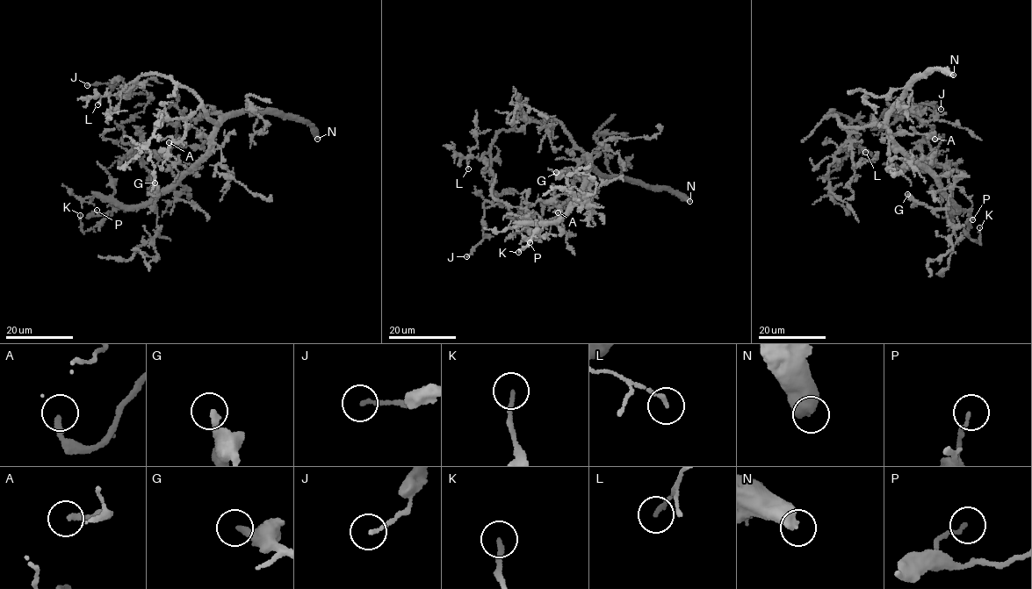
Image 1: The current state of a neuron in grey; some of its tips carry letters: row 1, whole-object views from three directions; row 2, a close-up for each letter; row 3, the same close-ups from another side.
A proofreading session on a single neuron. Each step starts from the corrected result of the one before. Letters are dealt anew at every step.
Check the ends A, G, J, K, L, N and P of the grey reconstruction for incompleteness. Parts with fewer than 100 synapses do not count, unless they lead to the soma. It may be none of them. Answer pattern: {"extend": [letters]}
{"extend": ["G", "N"]}

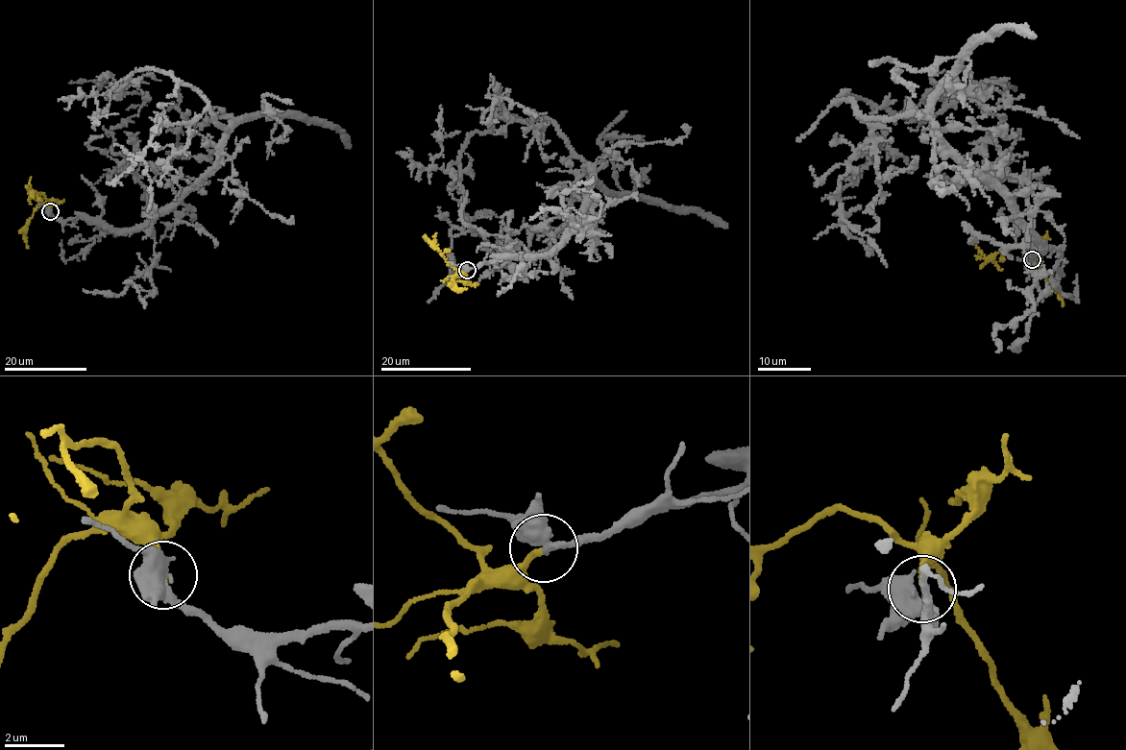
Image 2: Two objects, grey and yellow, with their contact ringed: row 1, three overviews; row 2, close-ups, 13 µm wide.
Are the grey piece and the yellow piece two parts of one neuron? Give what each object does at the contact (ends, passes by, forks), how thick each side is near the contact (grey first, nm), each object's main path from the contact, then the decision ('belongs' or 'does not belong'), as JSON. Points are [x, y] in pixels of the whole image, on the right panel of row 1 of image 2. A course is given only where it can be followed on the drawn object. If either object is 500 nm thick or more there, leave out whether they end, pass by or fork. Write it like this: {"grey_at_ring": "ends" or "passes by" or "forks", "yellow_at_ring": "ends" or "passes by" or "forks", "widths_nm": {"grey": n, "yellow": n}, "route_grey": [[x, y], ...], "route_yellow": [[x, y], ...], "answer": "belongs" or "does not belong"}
{"grey_at_ring": "passes by", "yellow_at_ring": "ends", "widths_nm": {"grey": 480, "yellow": 190}, "route_grey": [[1032, 259], [1045, 245], [927, 113], [869, 119], [836, 101], [927, 120], [978, 84], [1001, 122], [986, 137]], "route_yellow": [[1032, 259], [1031, 253], [1017, 245], [988, 257], [972, 244]], "answer": "belongs"}

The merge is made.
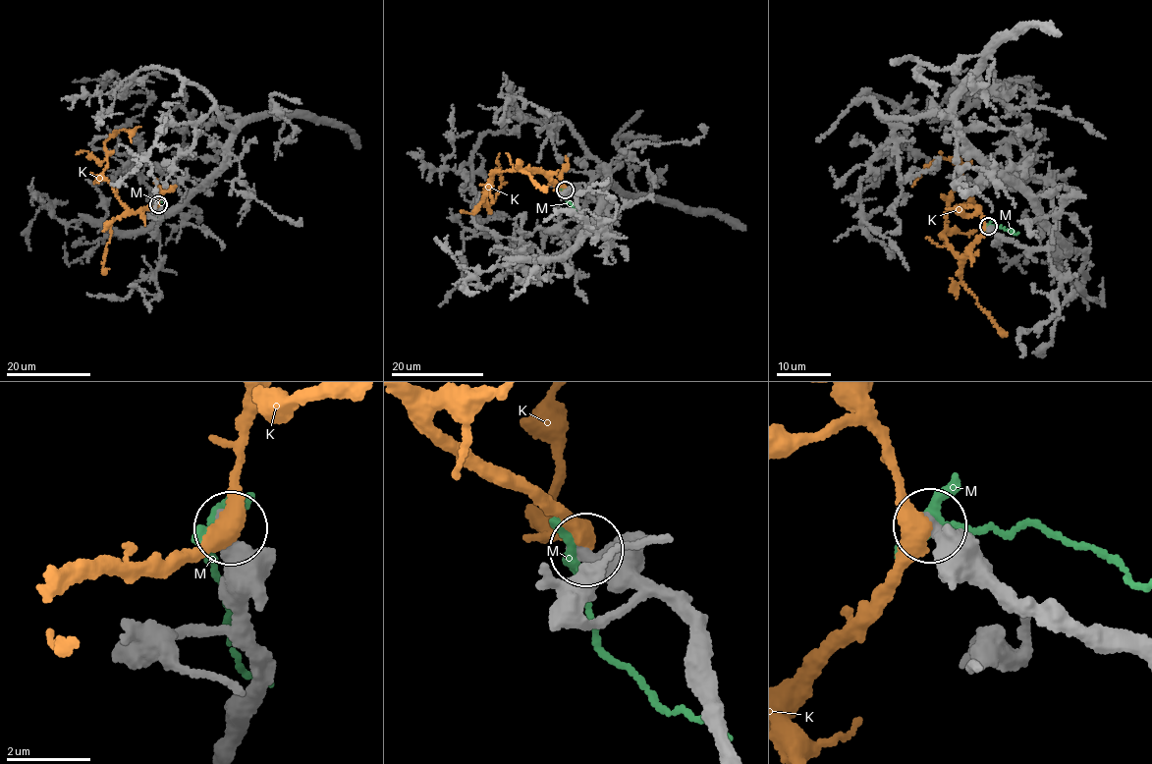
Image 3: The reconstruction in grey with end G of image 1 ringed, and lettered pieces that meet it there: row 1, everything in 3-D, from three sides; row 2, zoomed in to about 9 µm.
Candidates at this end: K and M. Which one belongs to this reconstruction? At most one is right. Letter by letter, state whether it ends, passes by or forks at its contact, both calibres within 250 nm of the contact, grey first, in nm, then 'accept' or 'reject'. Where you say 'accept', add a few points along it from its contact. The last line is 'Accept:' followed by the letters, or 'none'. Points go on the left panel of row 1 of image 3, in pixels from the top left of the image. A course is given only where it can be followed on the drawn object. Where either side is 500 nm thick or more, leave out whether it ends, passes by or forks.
K: it passes by; 440 nm thick on the grey side, 440 nm on the other; accept; it runs (157, 204), (128, 209), (102, 174), (107, 165), (103, 143), (119, 131), (135, 129), (132, 141)
M: it passes by; 440 nm thick on the grey side, 260 nm on the other; reject
Accept: K

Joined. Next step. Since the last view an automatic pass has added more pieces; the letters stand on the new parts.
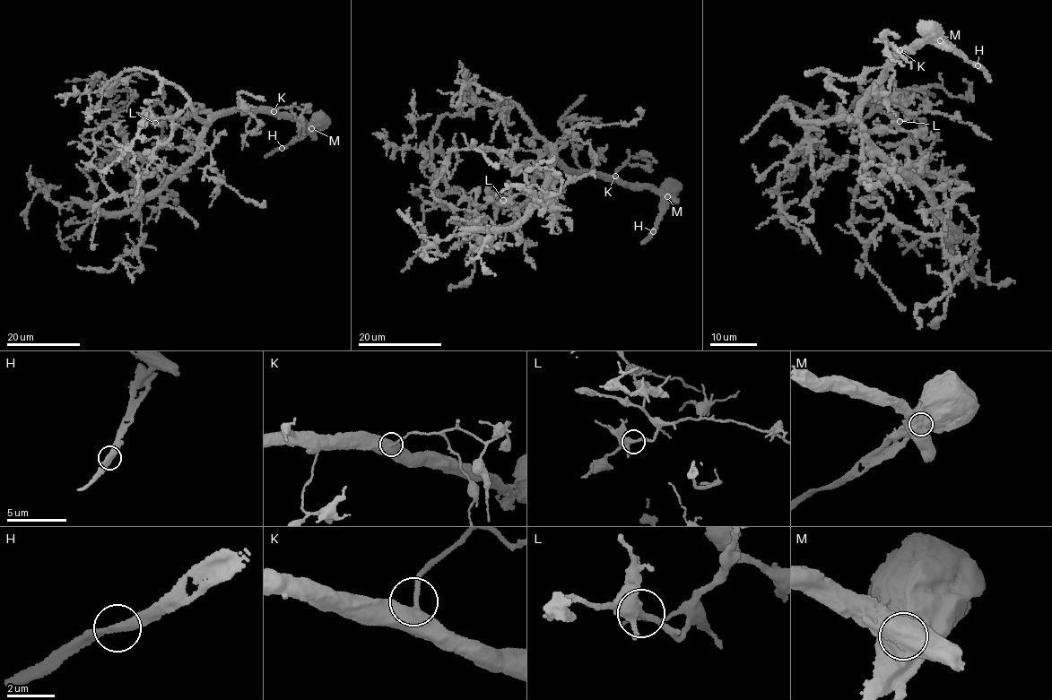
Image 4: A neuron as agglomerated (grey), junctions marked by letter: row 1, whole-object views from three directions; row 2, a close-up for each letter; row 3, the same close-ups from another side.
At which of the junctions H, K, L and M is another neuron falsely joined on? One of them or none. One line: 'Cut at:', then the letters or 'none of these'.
Cut at: M

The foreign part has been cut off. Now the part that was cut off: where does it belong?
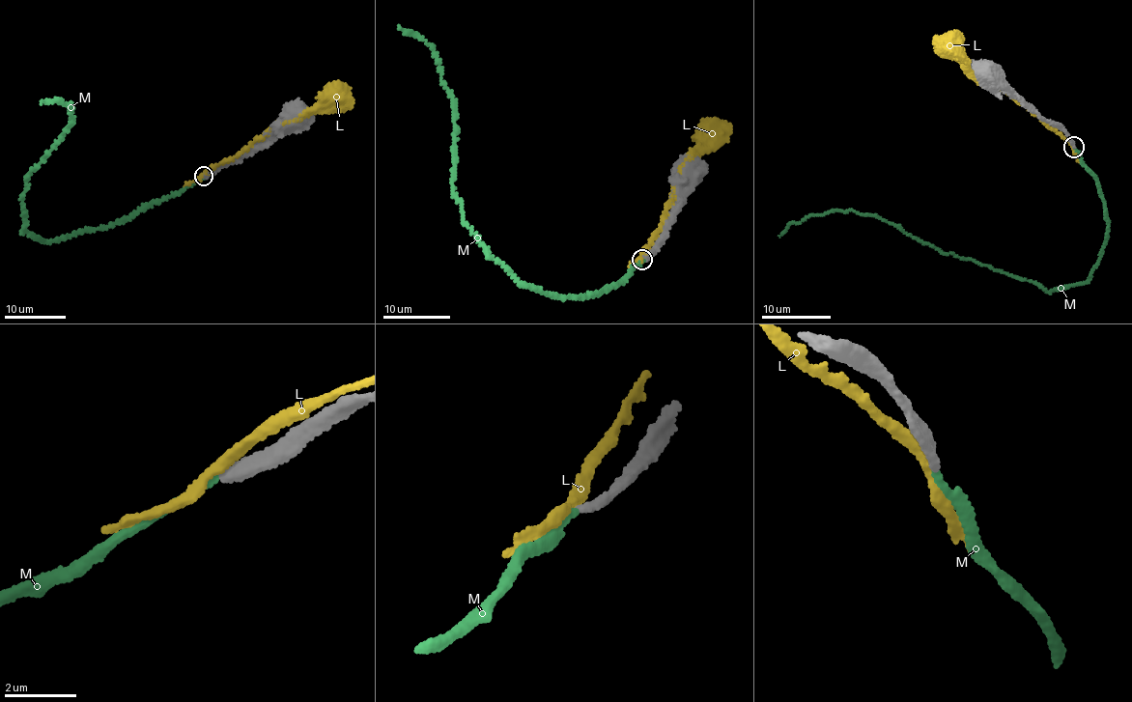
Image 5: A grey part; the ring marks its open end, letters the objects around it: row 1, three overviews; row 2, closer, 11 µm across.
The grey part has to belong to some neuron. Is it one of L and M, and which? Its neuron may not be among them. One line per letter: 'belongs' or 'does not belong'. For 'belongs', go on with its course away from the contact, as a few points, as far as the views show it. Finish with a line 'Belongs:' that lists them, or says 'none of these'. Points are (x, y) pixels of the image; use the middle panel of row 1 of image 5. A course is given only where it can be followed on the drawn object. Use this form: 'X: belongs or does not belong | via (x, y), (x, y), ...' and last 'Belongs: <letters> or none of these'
L: does not belong
M: belongs | via (641, 260), (601, 291), (567, 297), (521, 285), (491, 260), (453, 195), (453, 95), (433, 52), (399, 26)
Belongs: M

